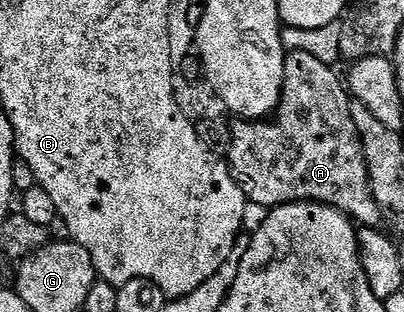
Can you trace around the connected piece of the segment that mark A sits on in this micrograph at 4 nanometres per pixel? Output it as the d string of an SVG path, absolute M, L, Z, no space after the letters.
M305 51L286 54L283 94L279 108L270 119L262 121L236 120L230 126L231 139L226 146L225 160L231 167L235 181L245 191L248 201L268 207L288 205L298 201L316 201L333 207L351 218L359 227L379 227L384 224L385 214L379 208L369 183L369 171L363 154L363 144L353 123L352 98L344 82L332 66L321 63Z

